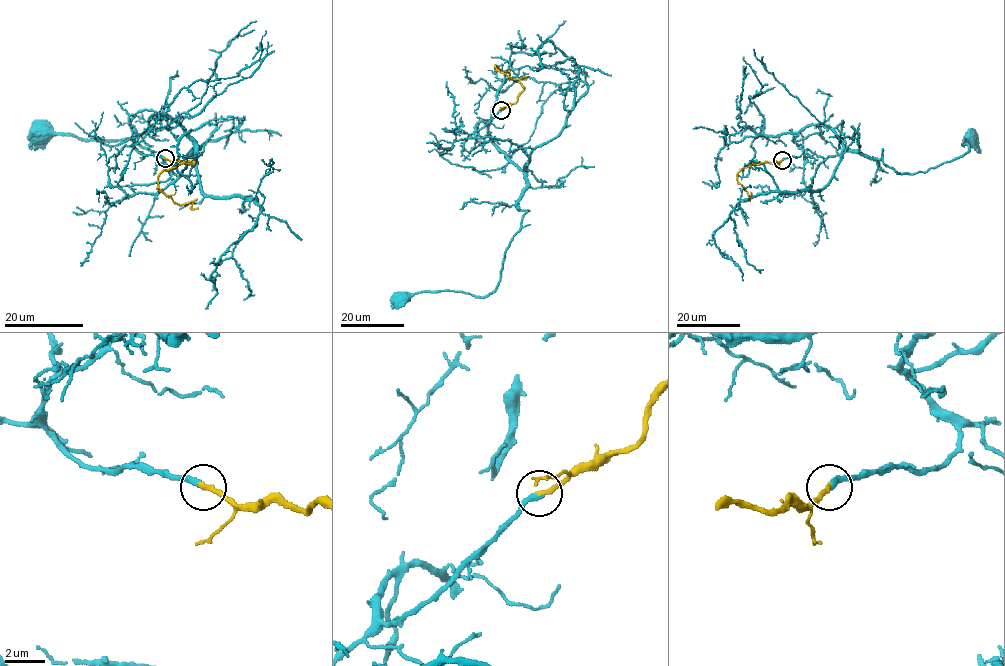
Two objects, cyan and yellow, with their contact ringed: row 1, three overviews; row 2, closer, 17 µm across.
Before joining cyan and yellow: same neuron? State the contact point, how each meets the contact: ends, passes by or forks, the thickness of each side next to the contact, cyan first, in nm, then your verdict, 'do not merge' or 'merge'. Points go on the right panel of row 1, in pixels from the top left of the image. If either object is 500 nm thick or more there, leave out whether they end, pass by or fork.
place (782, 160); cyan ends; yellow ends; calibres 300 and 280 nm; merge

